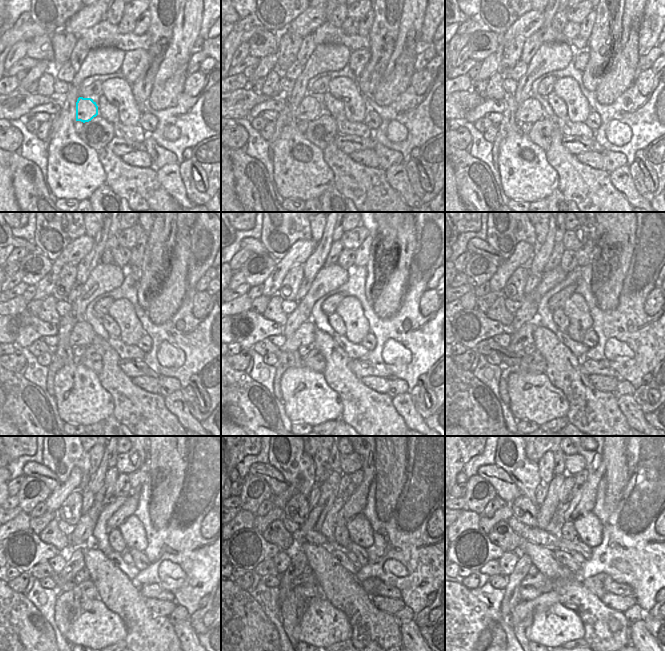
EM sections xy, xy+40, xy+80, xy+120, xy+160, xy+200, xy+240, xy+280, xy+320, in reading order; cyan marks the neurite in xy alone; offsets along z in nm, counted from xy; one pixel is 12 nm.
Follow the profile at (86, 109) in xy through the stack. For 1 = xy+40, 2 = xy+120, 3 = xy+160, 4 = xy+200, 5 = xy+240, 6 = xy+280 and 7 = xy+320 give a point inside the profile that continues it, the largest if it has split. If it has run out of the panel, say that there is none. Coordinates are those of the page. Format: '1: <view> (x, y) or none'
1: xy+40 (309, 109)
2: xy+120 (82, 334)
3: xy+160 (304, 335)
4: xy+200 (523, 337)
5: xy+240 (75, 562)
6: xy+280 (299, 561)
7: xy+320 (511, 598)

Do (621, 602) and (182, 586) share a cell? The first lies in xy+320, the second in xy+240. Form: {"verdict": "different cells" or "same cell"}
{"verdict": "different cells"}

